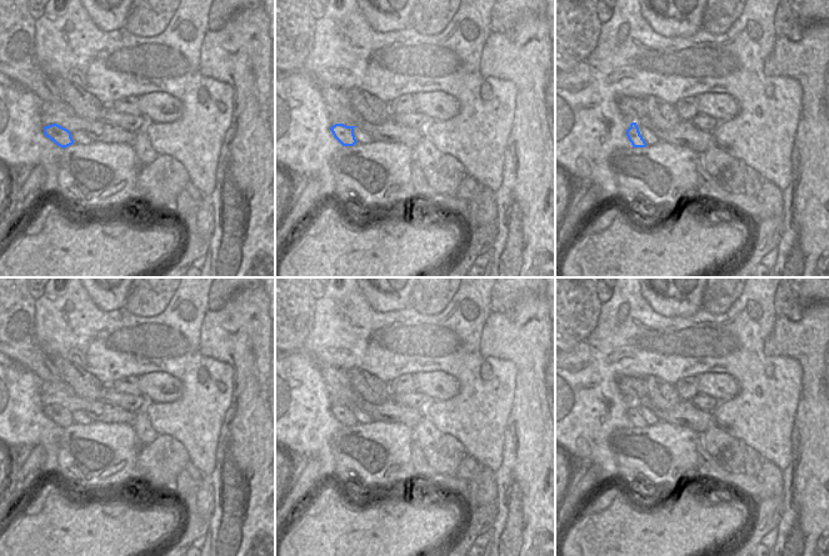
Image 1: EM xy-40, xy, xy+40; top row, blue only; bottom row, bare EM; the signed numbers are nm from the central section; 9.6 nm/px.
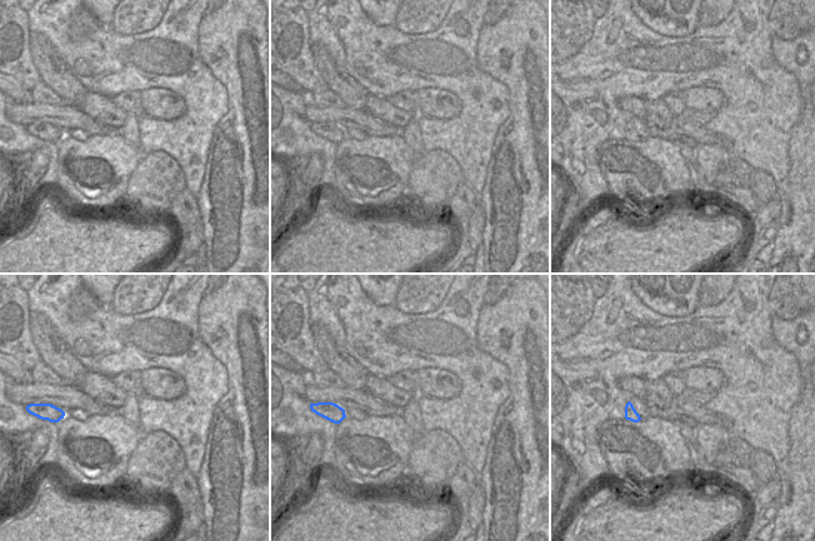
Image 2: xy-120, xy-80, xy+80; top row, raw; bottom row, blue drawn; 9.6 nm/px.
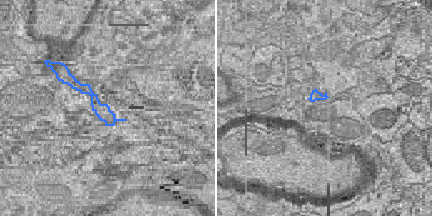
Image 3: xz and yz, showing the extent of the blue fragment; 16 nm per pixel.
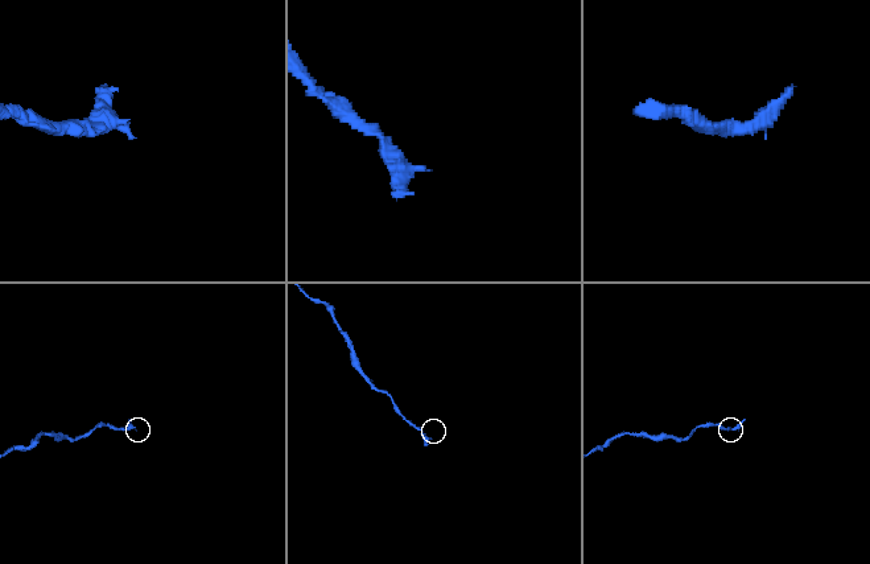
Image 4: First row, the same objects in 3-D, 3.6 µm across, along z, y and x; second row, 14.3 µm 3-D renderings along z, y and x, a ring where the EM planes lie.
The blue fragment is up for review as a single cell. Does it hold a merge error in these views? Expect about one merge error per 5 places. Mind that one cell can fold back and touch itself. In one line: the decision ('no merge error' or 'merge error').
no merge error

